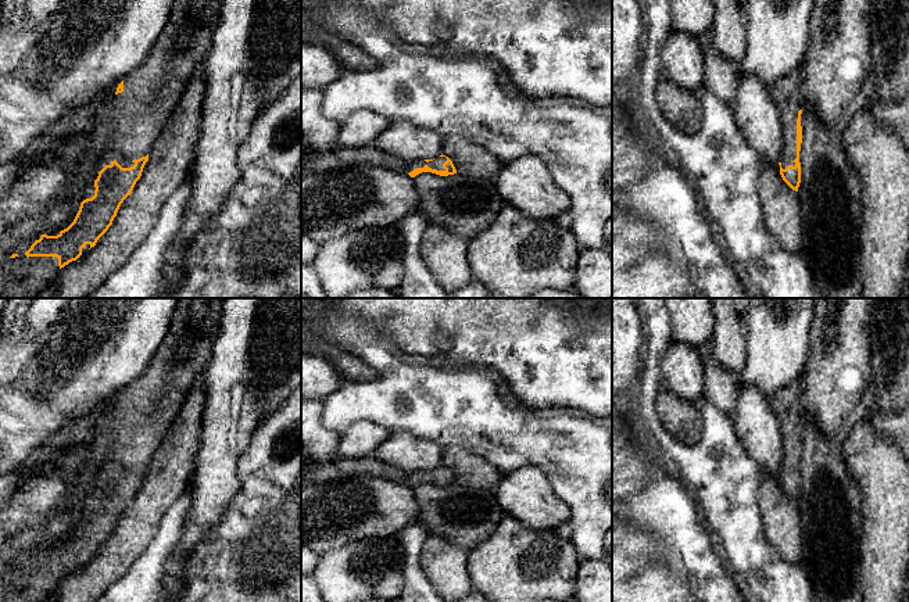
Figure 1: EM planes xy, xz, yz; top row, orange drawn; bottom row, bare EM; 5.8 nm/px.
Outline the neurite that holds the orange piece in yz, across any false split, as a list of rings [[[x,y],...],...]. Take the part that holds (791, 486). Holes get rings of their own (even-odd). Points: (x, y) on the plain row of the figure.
[[[801,379],[794,380],[790,386],[769,397],[769,404],[780,422],[780,431],[783,434],[783,463],[779,473],[780,485],[795,502],[798,502],[801,494],[801,424],[804,420],[801,397]]]

